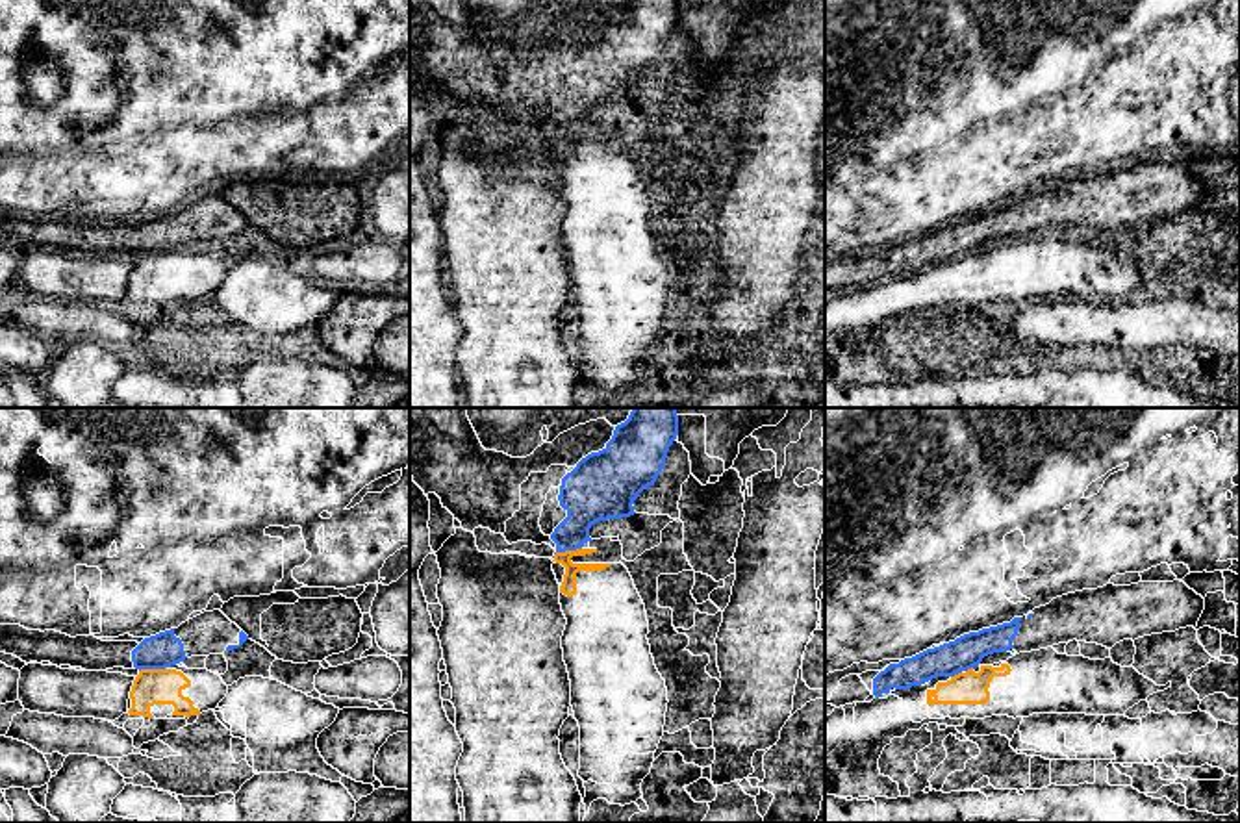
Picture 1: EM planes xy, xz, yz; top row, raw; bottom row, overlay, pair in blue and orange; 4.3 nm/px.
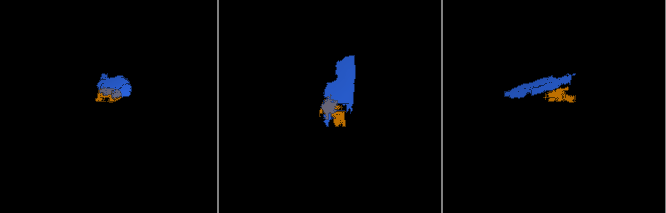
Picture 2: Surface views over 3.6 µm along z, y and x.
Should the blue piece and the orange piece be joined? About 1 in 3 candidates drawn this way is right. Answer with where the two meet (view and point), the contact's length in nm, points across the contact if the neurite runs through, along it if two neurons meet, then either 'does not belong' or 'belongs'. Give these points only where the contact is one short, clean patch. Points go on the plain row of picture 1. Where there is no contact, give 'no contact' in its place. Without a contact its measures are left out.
meets blue in xz at (566, 134); contact 130 nm long; border along xz (581, 132), (558, 136), (553, 141); does not belong

